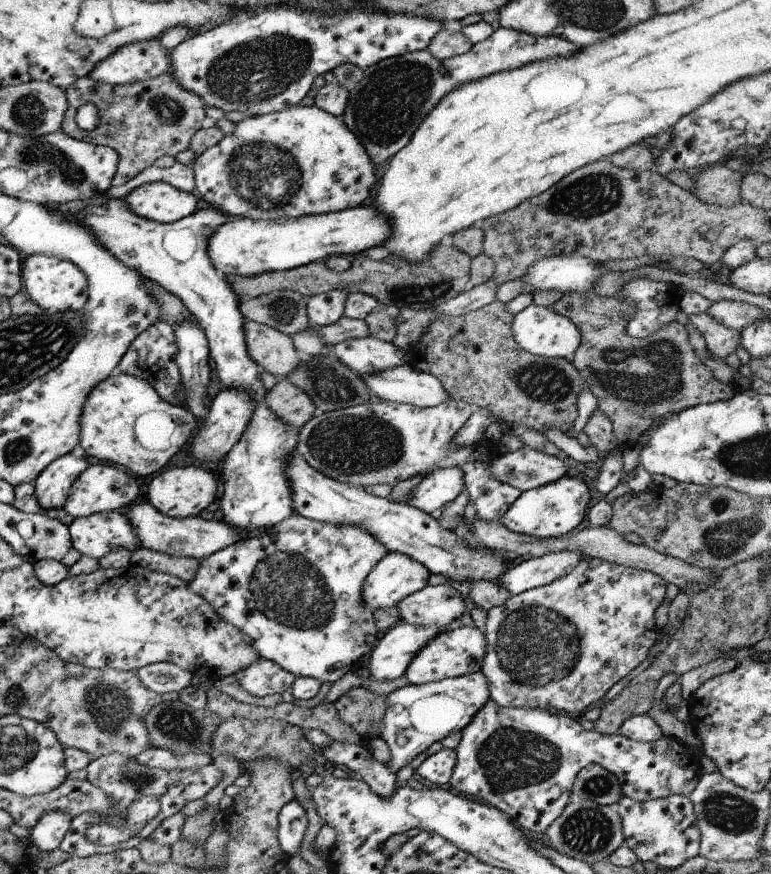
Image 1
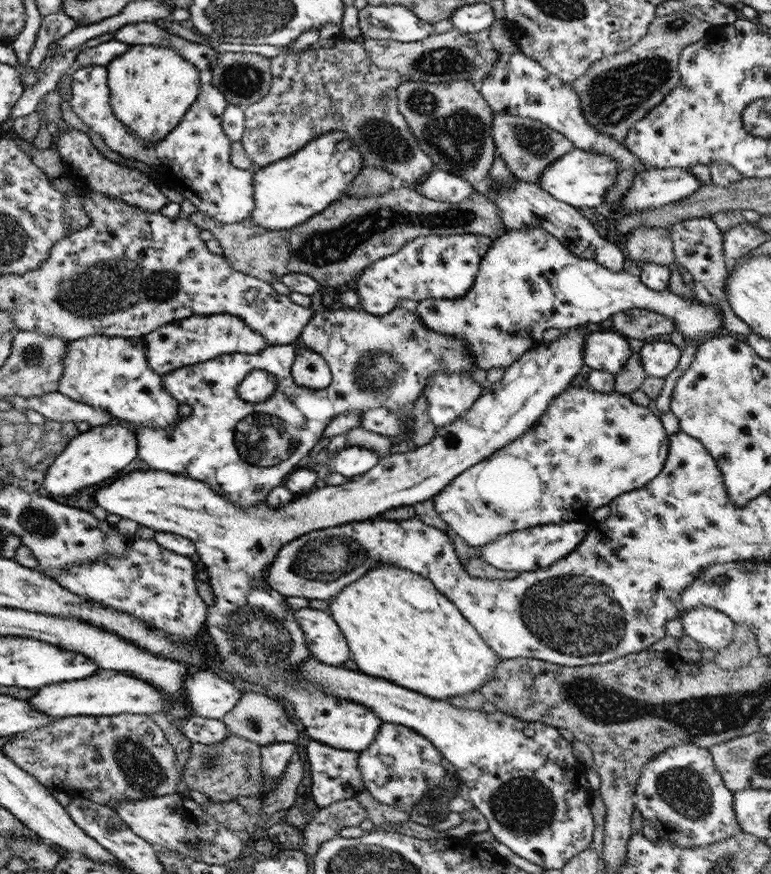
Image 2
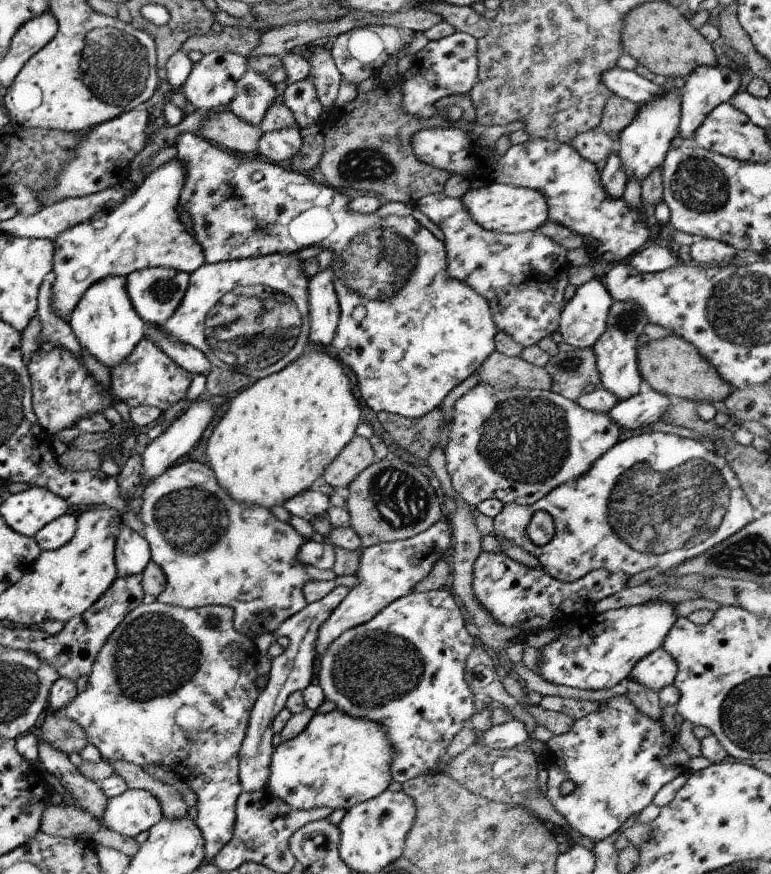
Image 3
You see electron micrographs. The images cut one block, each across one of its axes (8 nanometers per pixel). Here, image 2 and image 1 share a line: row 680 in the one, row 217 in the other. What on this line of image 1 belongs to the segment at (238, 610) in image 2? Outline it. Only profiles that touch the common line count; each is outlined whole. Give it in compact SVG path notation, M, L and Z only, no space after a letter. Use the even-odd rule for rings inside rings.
M315 105L310 106L290 106L285 110L269 113L266 115L255 115L248 117L241 122L235 123L233 132L226 134L215 146L205 149L199 156L196 156L191 168L194 174L195 188L192 193L201 198L203 202L210 204L210 207L219 209L225 216L244 216L250 219L290 219L299 218L307 215L327 214L343 209L358 207L361 202L371 194L378 180L380 170L375 170L369 155L363 148L363 145L357 140L357 137L345 126L342 117L336 117L326 113L324 110L317 108Z

